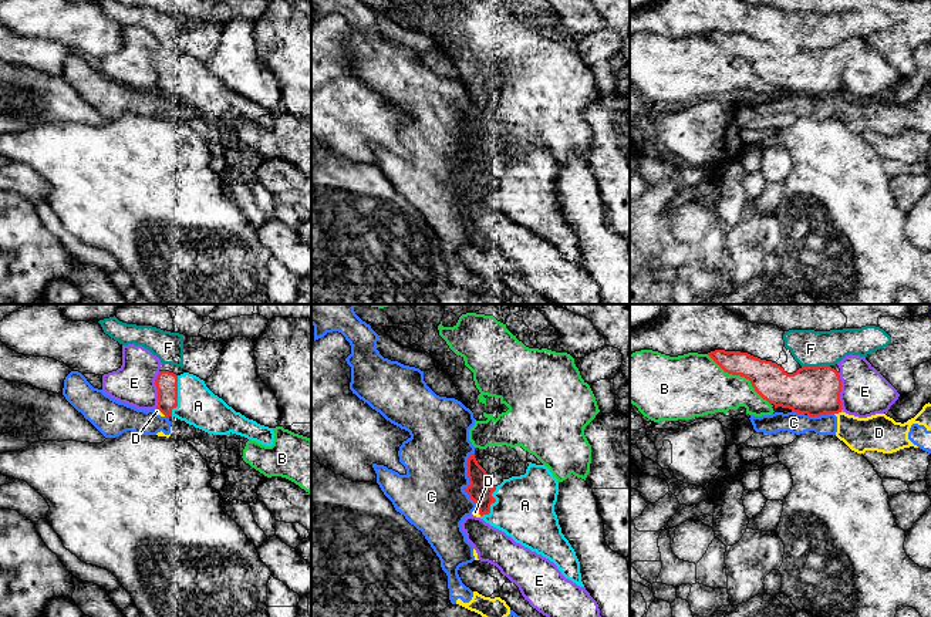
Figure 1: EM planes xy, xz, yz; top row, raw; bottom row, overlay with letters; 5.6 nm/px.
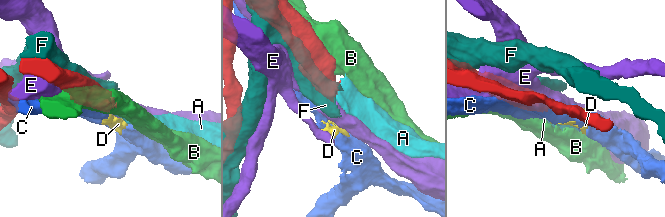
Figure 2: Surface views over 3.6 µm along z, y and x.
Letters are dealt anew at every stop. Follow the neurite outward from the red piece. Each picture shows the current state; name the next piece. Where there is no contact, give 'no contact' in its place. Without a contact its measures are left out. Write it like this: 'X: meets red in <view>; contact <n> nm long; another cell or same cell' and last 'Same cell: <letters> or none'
A: meets red in xy; contact 240 nm long; same cell
B: meets red in yz; contact 460 nm long; another cell
C: meets red in xz; contact 320 nm long; another cell
D: meets red in yz; contact 40 nm long; another cell
E: meets red in xy; contact 220 nm long; another cell
F: meets red in yz; contact 160 nm long; another cell
Same cell: A

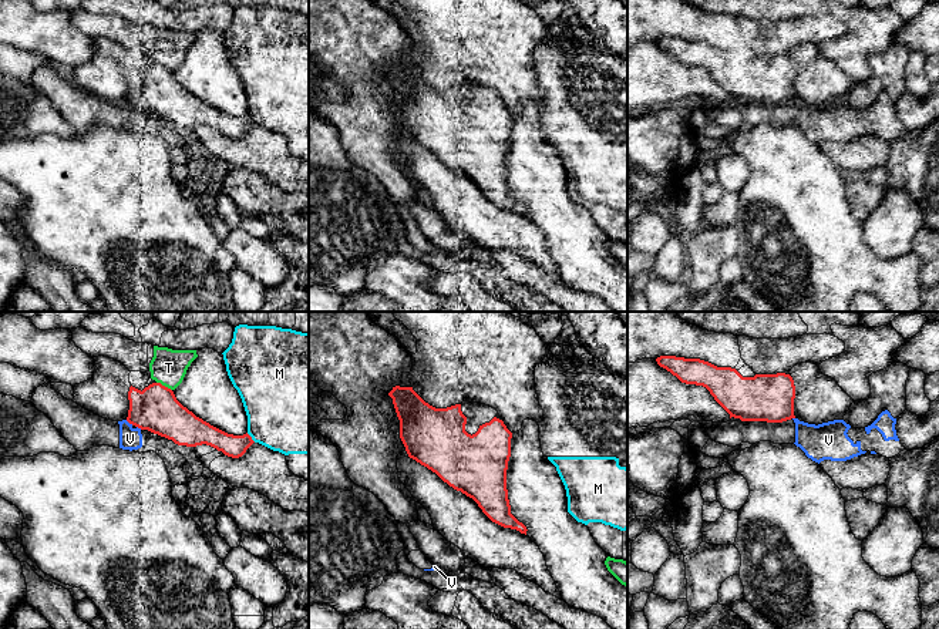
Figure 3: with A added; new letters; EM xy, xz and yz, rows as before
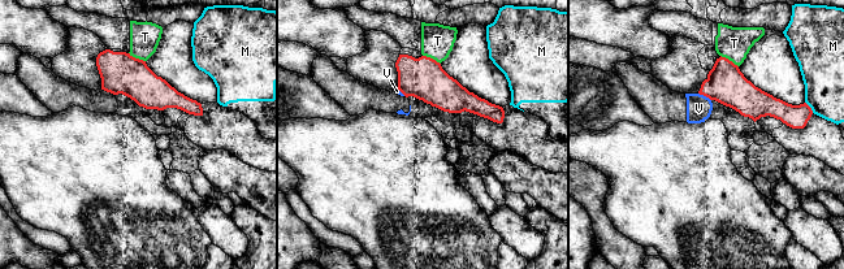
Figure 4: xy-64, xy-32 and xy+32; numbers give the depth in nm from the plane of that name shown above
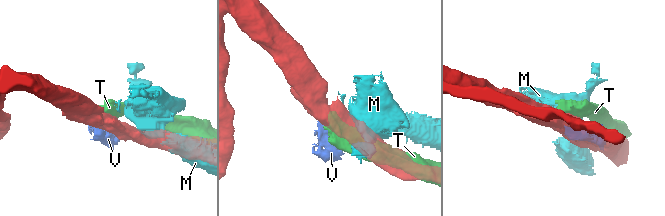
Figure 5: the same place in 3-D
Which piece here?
M: meets red in xy; contact 80 nm long; another cell
T: meets red in xy; contact 100 nm long; another cell
V: meets red in xy; contact 50 nm long; another cell
Same cell: none

